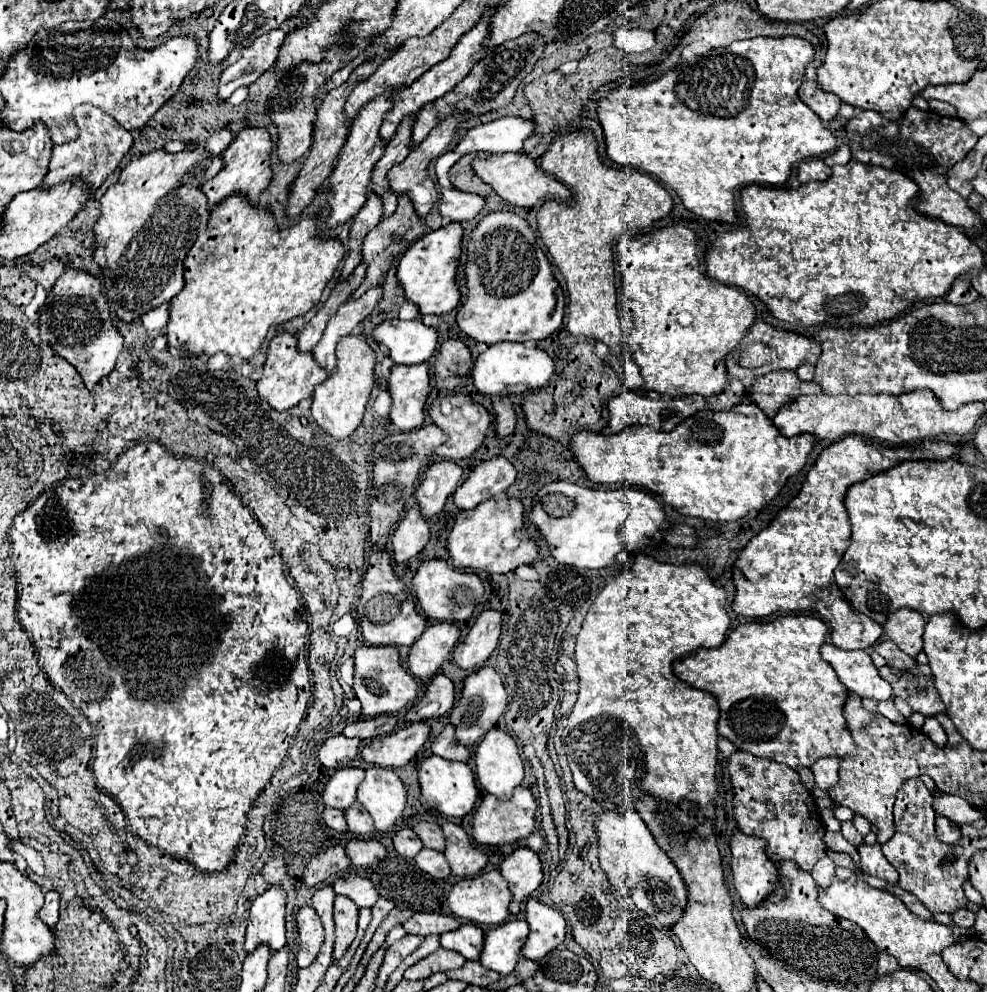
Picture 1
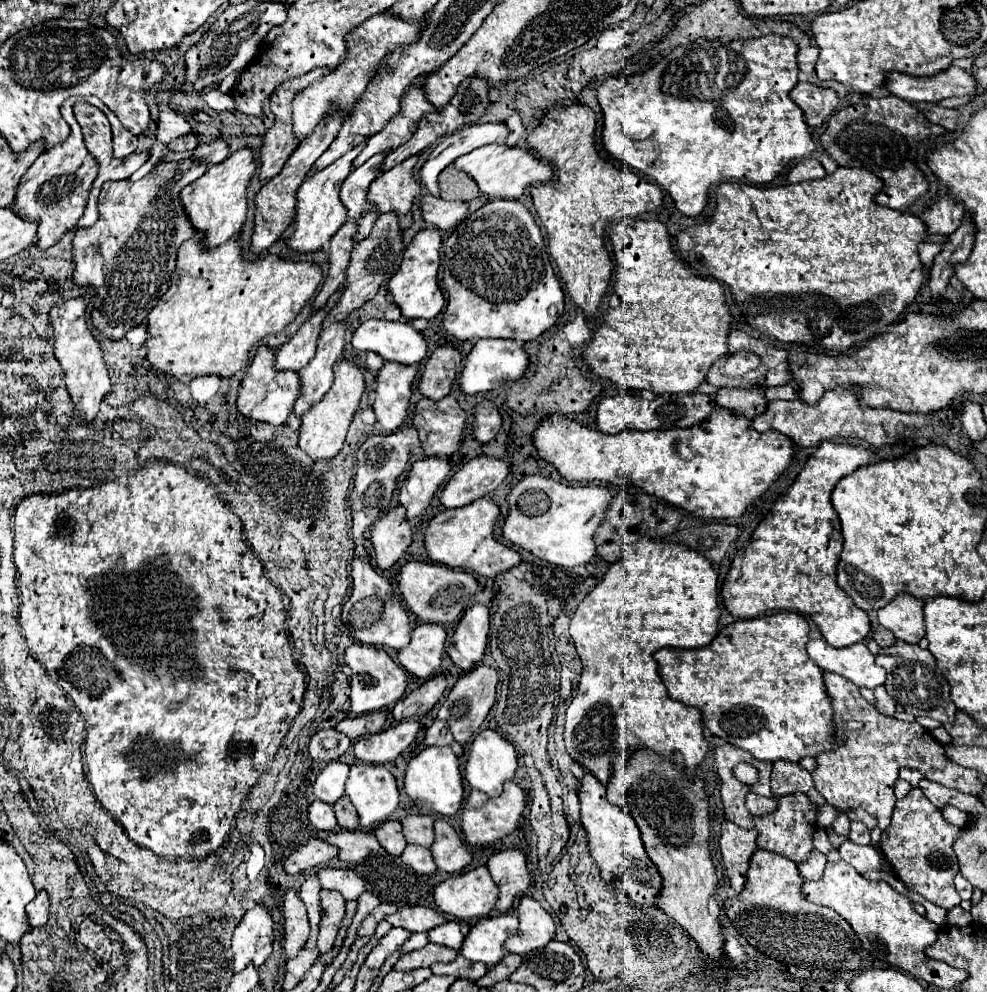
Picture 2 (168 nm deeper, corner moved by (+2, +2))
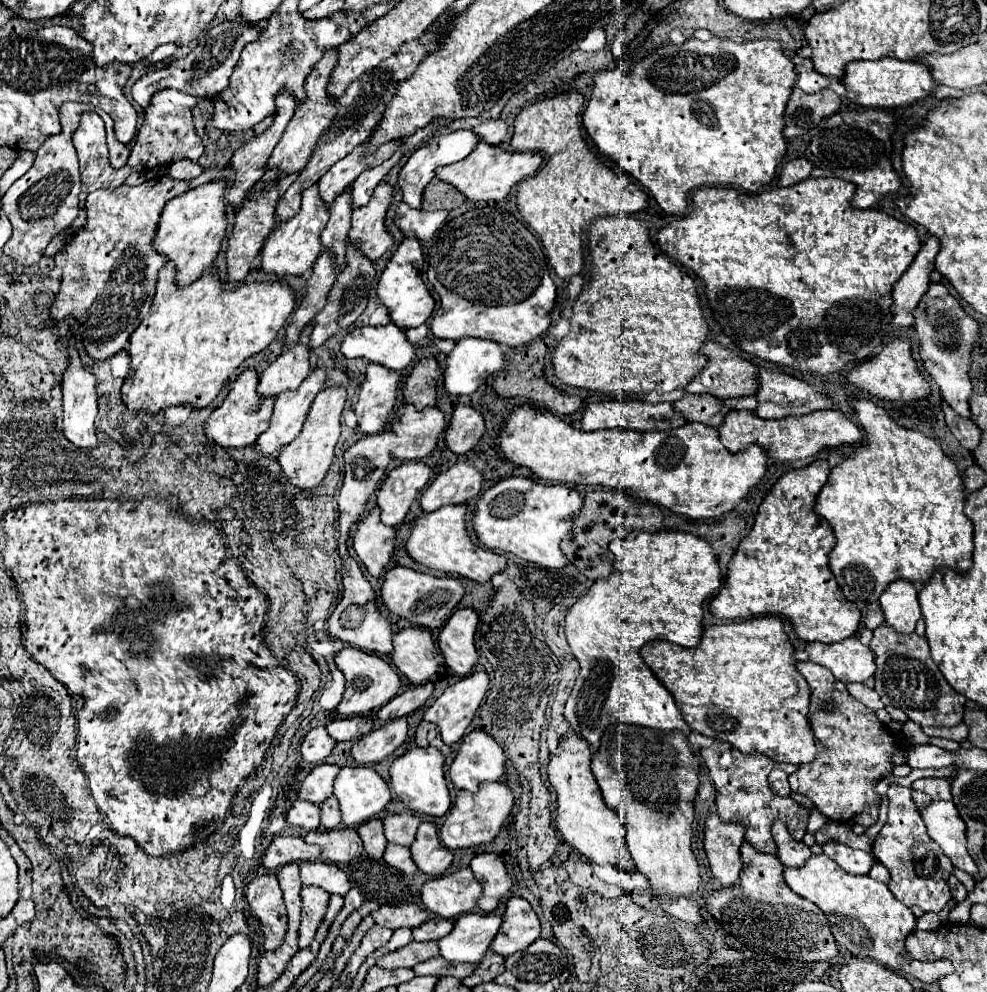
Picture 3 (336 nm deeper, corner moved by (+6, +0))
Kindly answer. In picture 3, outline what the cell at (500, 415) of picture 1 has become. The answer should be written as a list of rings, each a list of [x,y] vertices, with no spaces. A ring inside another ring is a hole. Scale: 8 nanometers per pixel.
[[[455,406],[449,428],[445,430],[445,446],[455,454],[465,454],[479,442],[483,432],[485,422],[481,412],[471,406]]]

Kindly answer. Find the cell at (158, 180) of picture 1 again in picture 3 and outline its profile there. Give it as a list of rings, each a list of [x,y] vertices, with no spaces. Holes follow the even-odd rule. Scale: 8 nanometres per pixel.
[[[159,176],[133,188],[123,184],[115,190],[95,190],[87,196],[85,226],[77,230],[71,244],[55,256],[55,264],[63,270],[63,274],[61,290],[53,306],[49,308],[49,316],[53,328],[57,328],[57,324],[65,316],[73,316],[79,324],[81,342],[93,360],[101,362],[121,352],[127,346],[127,338],[131,336],[135,326],[139,326],[139,322],[143,322],[143,318],[149,314],[151,298],[155,294],[157,272],[165,264],[165,258],[159,258],[159,254],[151,254],[151,234],[155,232],[155,224],[159,222],[159,214],[163,212],[165,204],[187,190],[187,182],[179,182],[169,176]]]

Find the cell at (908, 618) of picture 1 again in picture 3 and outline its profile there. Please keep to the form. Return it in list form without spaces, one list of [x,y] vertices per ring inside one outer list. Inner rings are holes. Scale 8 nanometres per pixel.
[[[895,580],[881,594],[881,608],[885,612],[885,622],[899,630],[901,634],[911,634],[915,622],[921,618],[921,608],[917,602],[917,586],[909,580]]]

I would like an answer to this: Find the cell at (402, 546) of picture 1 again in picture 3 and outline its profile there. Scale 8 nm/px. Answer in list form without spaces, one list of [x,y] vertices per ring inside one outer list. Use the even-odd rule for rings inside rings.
[[[373,508],[357,524],[353,536],[353,550],[365,564],[367,572],[379,578],[393,554],[393,548],[395,548],[395,530],[391,526],[383,526],[379,522],[379,508]]]

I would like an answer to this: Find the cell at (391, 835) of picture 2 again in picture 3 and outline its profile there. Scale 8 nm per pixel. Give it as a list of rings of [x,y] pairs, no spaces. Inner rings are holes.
[[[373,818],[373,820],[365,822],[365,824],[361,824],[361,826],[357,828],[357,832],[359,832],[361,840],[363,840],[365,852],[367,852],[371,858],[379,860],[379,858],[383,856],[385,844],[387,844],[387,840],[383,838],[383,824],[381,824],[381,820],[379,820],[379,818]]]

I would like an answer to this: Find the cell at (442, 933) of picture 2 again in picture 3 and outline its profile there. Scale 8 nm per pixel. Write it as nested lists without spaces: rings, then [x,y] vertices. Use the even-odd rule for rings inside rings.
[[[429,918],[421,926],[413,928],[413,938],[415,940],[439,940],[439,938],[447,936],[451,932],[451,928],[453,928],[453,920]]]

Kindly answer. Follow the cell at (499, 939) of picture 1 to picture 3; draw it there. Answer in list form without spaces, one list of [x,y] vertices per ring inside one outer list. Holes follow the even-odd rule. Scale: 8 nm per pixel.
[[[469,912],[455,920],[453,930],[437,940],[439,954],[449,962],[479,964],[501,926],[501,916]]]

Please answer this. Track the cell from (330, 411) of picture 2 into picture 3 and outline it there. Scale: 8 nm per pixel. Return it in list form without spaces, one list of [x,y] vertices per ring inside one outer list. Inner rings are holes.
[[[325,388],[323,392],[319,392],[317,398],[311,404],[311,410],[309,410],[309,414],[305,418],[301,434],[279,452],[277,462],[281,466],[281,474],[295,488],[309,490],[309,488],[317,486],[323,480],[325,472],[329,470],[329,466],[333,462],[333,448],[335,448],[339,432],[341,432],[339,416],[343,412],[345,398],[347,398],[345,388]]]

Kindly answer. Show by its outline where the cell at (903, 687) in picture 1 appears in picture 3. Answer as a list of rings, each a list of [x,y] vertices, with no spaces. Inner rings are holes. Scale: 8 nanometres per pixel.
[[[889,624],[873,630],[871,650],[875,652],[875,690],[885,706],[903,710],[909,720],[923,726],[957,726],[963,720],[965,696],[957,694],[931,660],[927,638],[919,634],[899,634]]]

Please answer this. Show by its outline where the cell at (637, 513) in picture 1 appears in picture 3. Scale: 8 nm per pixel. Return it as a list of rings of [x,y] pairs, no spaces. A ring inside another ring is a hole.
[[[521,476],[505,478],[479,496],[473,514],[473,530],[477,540],[489,550],[511,552],[527,562],[557,570],[569,564],[559,542],[563,540],[563,534],[571,530],[571,518],[579,512],[581,504],[581,494],[569,486],[545,486]]]

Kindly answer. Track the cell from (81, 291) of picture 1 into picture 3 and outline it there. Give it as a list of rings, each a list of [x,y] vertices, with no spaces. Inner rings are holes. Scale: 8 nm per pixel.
[[[71,340],[69,344],[69,368],[63,374],[63,434],[65,438],[79,446],[79,448],[93,448],[95,436],[95,416],[97,416],[97,392],[95,392],[95,376],[87,372],[79,360],[79,354],[73,346],[75,342]]]

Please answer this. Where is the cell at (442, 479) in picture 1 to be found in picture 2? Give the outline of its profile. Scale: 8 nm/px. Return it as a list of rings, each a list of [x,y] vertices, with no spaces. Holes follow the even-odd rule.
[[[443,458],[417,460],[399,490],[399,502],[407,508],[407,518],[425,512],[435,492],[449,480],[451,466]]]

